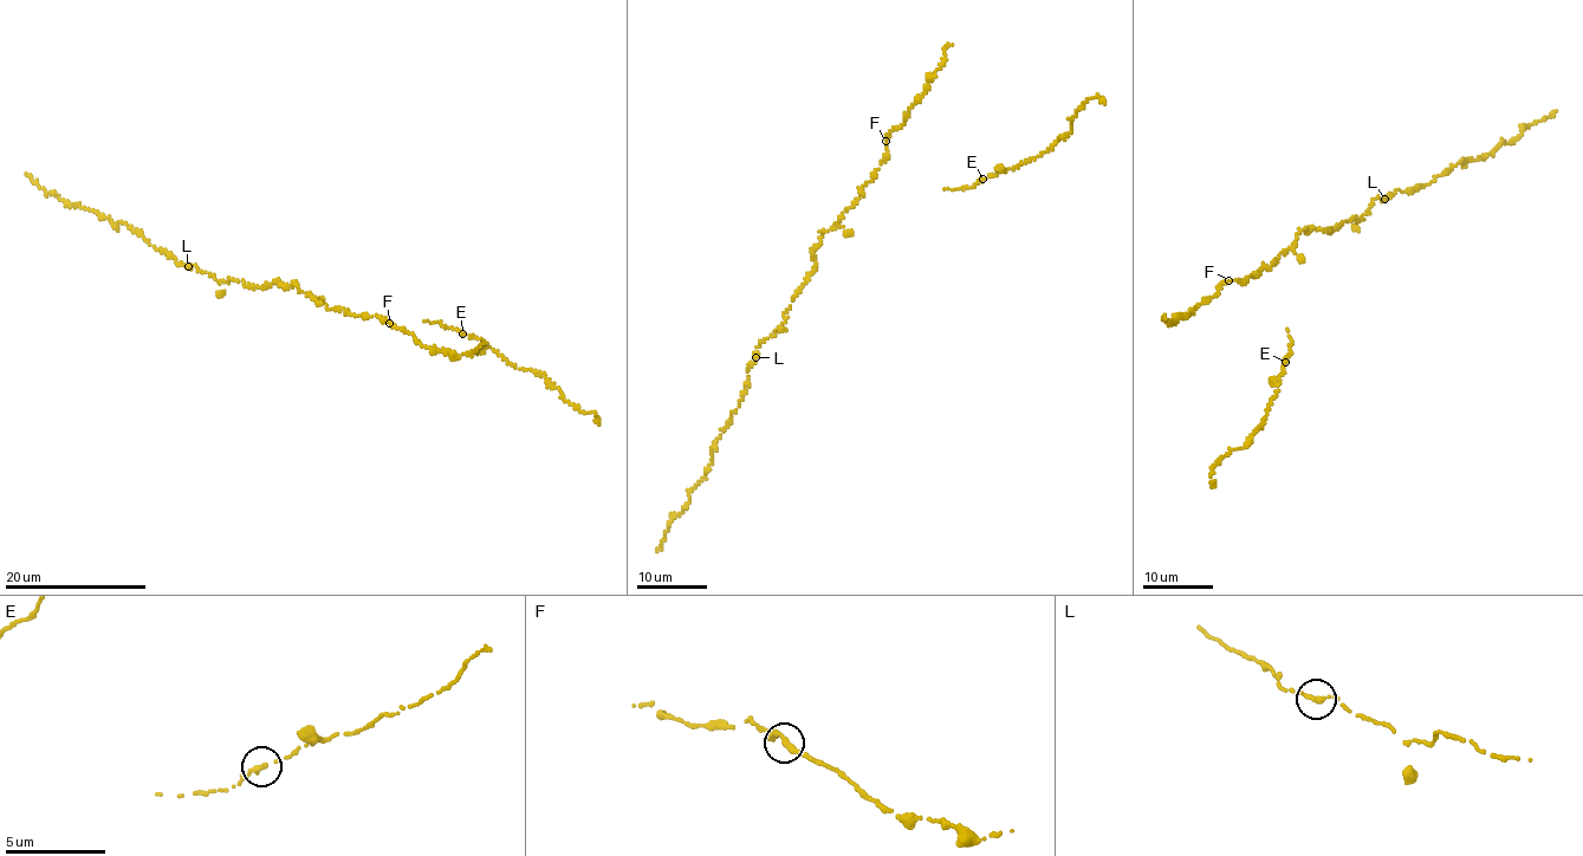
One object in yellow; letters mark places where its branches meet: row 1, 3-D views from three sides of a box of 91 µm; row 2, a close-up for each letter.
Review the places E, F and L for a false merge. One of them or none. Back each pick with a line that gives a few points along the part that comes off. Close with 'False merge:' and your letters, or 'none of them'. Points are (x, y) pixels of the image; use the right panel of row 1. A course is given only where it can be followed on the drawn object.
False merge: none of them

